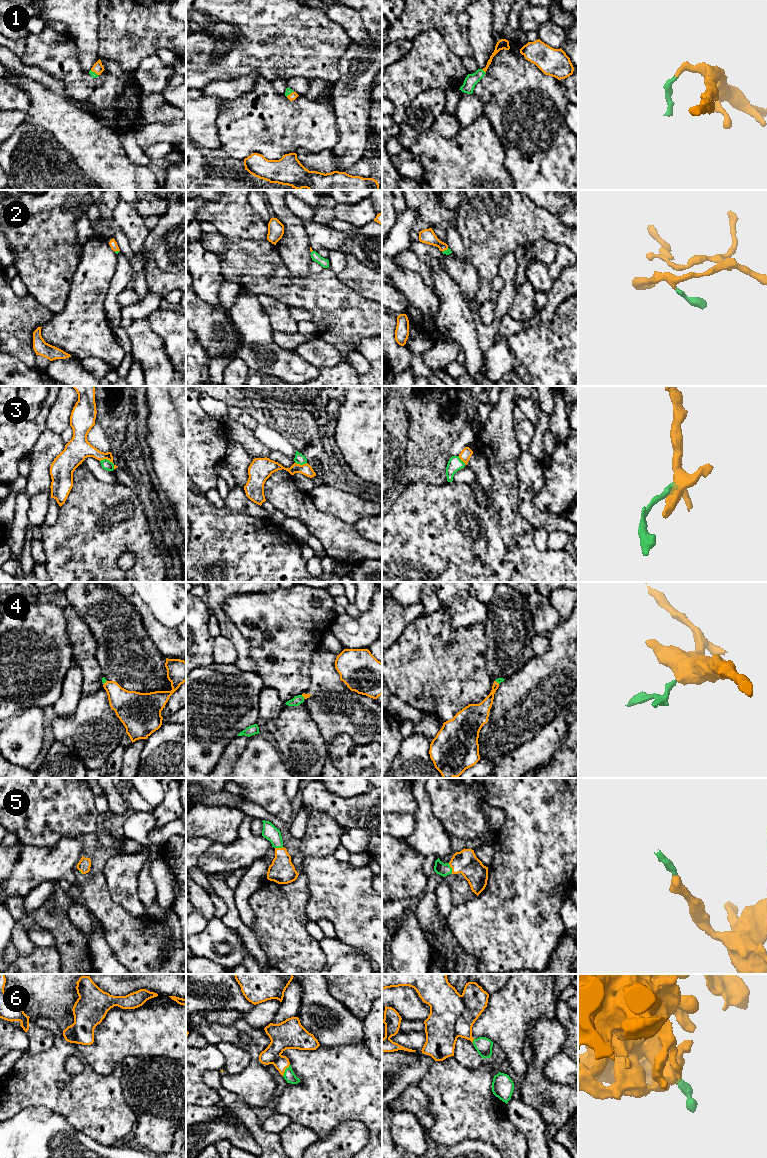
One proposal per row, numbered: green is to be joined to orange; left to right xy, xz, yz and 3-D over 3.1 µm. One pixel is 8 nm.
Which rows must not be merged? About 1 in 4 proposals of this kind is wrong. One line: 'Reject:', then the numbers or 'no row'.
Reject: 3

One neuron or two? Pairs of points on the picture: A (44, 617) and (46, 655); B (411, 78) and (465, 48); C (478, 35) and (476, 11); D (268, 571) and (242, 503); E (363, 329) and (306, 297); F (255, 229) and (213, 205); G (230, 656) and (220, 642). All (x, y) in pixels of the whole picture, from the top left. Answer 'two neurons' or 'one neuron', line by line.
A: one neuron
B: two neurons
C: one neuron
D: two neurons
E: one neuron
F: one neuron
G: one neuron

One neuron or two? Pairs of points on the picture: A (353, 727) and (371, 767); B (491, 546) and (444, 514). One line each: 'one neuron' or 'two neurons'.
A: two neurons
B: one neuron

